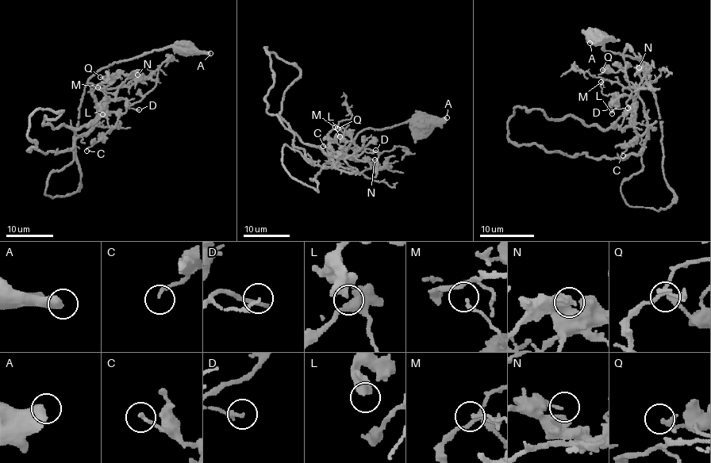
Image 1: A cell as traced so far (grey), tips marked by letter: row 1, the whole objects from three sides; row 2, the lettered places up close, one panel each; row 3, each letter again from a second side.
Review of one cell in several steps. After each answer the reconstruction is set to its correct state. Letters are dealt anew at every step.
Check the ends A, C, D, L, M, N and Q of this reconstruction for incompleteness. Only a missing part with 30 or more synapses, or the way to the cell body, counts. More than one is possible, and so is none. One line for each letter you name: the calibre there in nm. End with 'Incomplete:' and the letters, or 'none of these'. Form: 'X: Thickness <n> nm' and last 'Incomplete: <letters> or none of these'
Incomplete: none of these

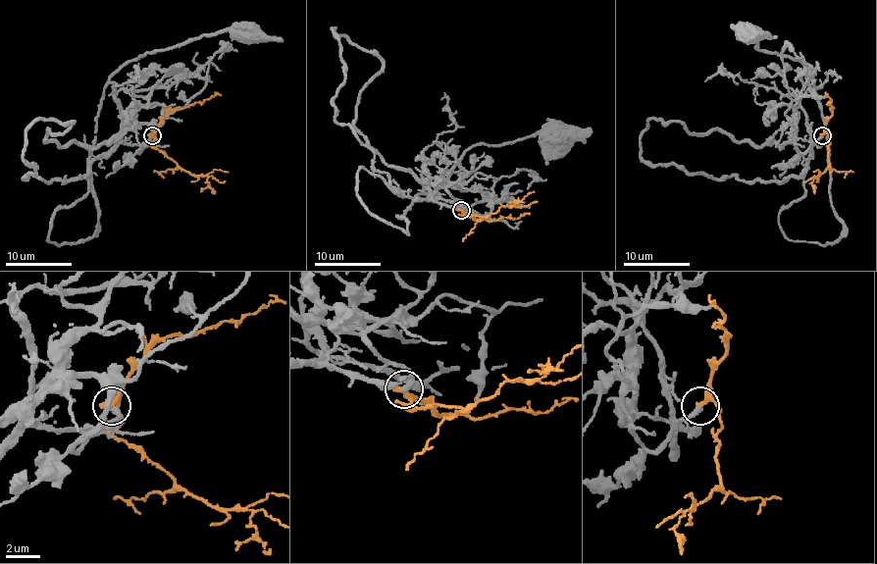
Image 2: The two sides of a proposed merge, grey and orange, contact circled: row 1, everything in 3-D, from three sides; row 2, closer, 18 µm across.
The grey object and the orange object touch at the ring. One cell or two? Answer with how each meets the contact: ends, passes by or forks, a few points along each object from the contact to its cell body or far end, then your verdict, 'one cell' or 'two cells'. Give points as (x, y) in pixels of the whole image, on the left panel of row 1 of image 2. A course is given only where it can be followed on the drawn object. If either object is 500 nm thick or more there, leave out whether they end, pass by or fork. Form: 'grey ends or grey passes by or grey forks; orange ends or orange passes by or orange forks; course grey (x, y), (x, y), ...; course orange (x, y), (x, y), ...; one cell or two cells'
grey ends; orange passes by; course grey (153, 134), (91, 163), (48, 241), (96, 228), (88, 155), (112, 76), (244, 33); course orange (153, 134), (156, 136), (156, 148), (178, 165), (192, 175), (204, 175), (225, 182); two cells

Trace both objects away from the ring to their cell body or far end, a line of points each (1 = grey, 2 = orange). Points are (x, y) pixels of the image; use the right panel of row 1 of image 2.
1: (822, 134), (805, 193), (779, 213), (794, 241), (824, 244), (842, 228), (822, 107), (805, 69), (748, 33)
2: (822, 134), (829, 136), (829, 165), (803, 182)

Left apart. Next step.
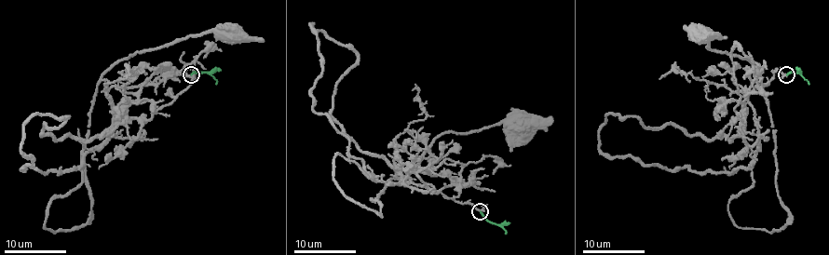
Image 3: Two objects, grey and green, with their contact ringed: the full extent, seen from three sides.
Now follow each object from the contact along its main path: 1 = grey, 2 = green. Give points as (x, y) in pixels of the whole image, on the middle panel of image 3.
1: (480, 210), (335, 154), (333, 182), (379, 212), (371, 200), (444, 133), (517, 126)
2: (480, 210), (489, 221), (498, 224), (505, 234)

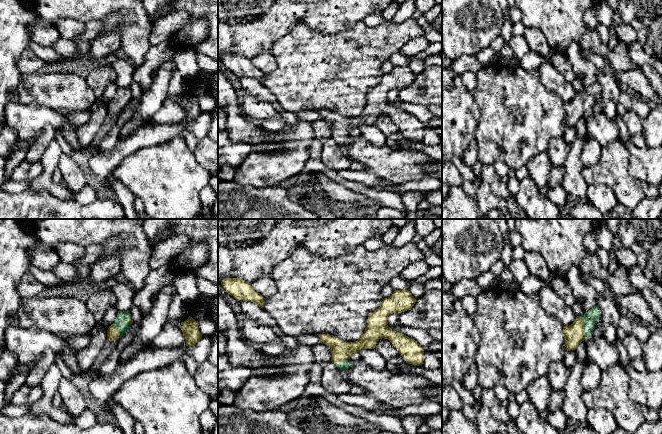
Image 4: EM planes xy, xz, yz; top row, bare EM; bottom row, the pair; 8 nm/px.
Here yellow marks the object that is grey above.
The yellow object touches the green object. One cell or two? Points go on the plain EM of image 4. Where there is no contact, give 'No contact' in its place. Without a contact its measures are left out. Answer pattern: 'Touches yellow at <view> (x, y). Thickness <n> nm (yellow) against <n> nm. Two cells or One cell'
Touches yellow at yz (583, 104). Thickness 160 nm (yellow) against 120 nm. One cell

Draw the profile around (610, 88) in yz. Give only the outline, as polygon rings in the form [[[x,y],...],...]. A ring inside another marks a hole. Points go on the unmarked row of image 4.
[[[600,70],[595,82],[600,84],[600,94],[594,103],[593,111],[614,119],[617,115],[618,98],[623,89],[617,75],[611,71]]]

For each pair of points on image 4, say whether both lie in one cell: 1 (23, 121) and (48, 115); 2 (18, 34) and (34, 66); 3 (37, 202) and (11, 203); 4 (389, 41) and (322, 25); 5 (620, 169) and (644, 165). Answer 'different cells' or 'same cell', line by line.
1: same cell
2: different cells
3: same cell
4: different cells
5: different cells

